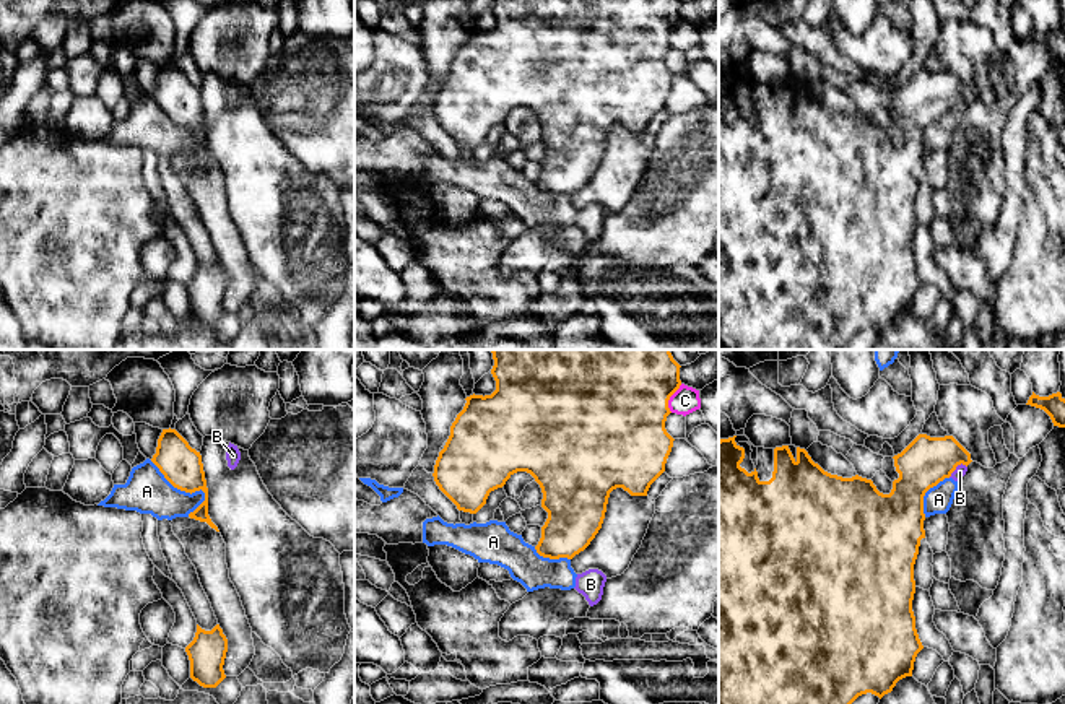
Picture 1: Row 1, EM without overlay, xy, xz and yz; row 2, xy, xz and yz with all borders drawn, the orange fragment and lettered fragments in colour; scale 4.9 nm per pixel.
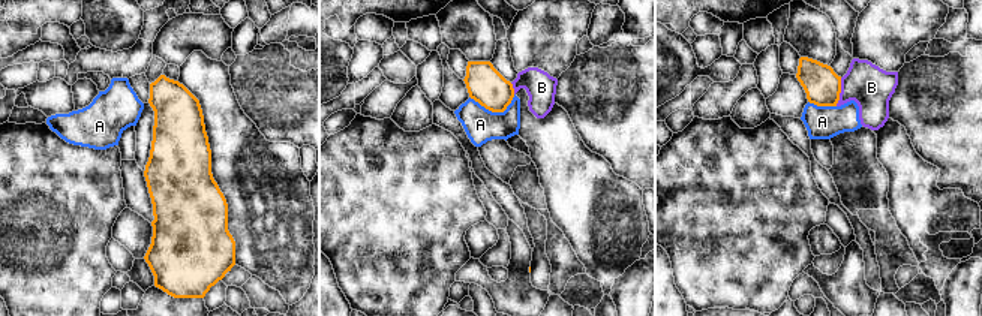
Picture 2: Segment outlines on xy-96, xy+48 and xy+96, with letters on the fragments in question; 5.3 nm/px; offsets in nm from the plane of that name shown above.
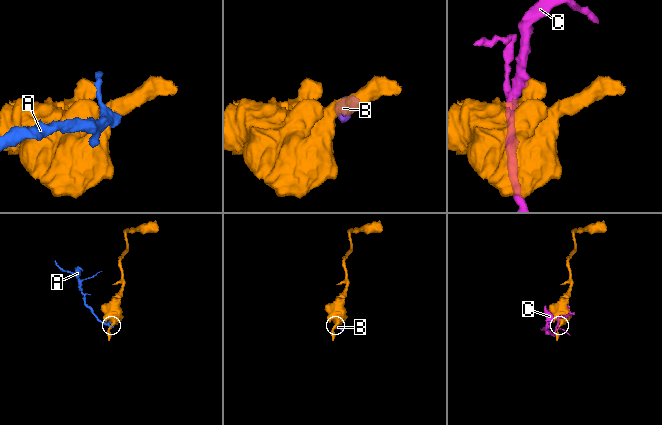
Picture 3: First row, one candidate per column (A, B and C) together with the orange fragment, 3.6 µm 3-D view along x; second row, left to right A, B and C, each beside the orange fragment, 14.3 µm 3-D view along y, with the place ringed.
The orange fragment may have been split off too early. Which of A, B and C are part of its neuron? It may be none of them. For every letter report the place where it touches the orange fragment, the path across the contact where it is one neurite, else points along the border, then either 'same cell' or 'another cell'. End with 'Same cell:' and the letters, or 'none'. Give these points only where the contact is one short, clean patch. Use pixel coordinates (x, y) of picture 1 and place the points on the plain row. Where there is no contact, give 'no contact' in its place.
A: meets orange in xy at (179, 124); another cell
B: meets orange in yz at (956, 101); border along yz (966, 101), (960, 99), (948, 112); another cell
C: meets orange in xz at (669, 34); another cell
Same cell: none

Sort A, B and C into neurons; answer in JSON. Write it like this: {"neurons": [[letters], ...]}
{"neurons": [["A", "B"], ["C"]]}

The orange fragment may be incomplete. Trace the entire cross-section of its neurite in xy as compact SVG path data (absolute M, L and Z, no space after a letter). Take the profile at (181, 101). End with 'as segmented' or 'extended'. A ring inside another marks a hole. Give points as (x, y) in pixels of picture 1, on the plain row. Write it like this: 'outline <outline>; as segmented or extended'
outline M169 63L163 65L151 98L174 124L190 130L200 125L205 128L205 137L189 153L206 158L220 167L208 151L208 124L200 88L192 85L176 65Z; as segmented

